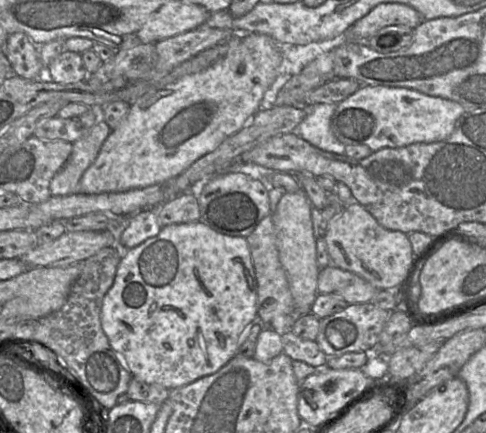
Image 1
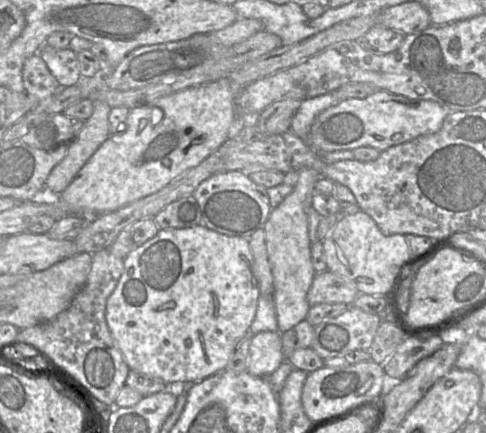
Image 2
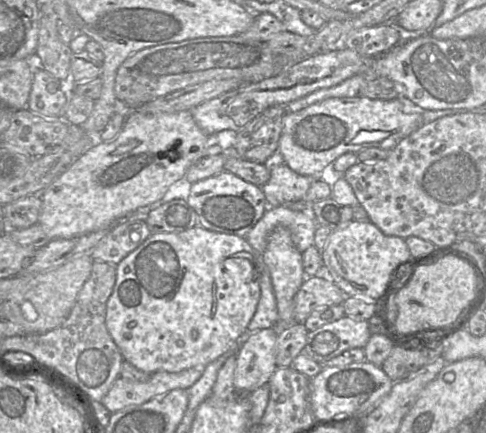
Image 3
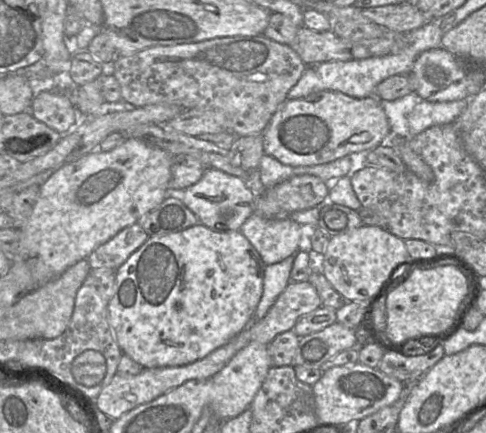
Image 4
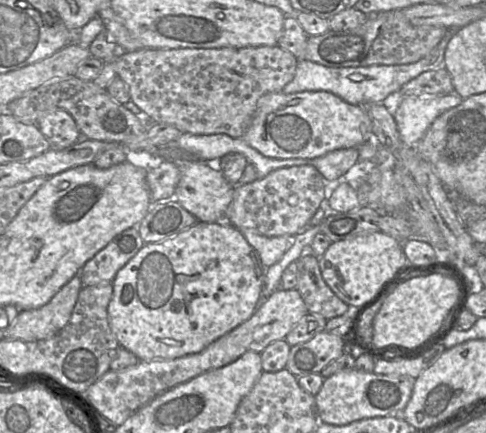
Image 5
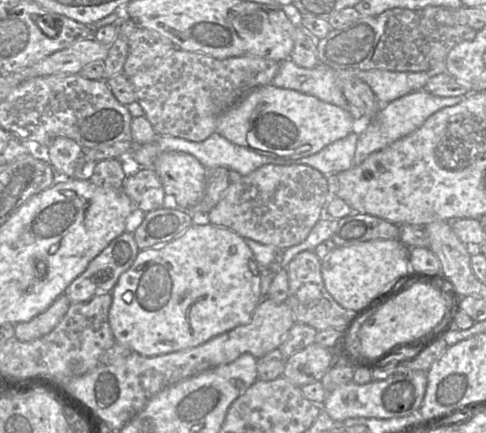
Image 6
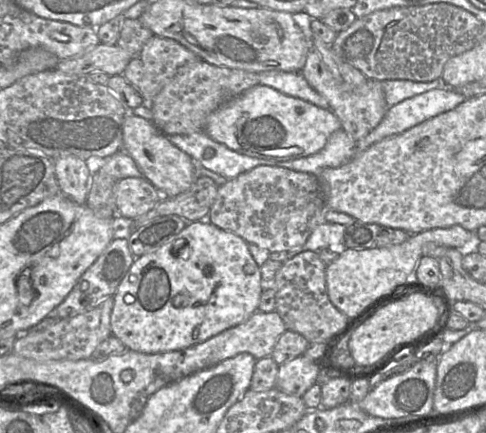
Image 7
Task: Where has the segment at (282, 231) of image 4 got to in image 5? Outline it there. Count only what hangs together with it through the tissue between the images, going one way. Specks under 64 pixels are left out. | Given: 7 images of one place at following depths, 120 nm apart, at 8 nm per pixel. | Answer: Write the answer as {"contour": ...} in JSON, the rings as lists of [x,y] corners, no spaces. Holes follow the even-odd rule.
{"contour":[[[239,229],[247,242],[258,252],[263,265],[268,268],[276,264],[292,245],[293,236],[267,237],[254,229]]]}

